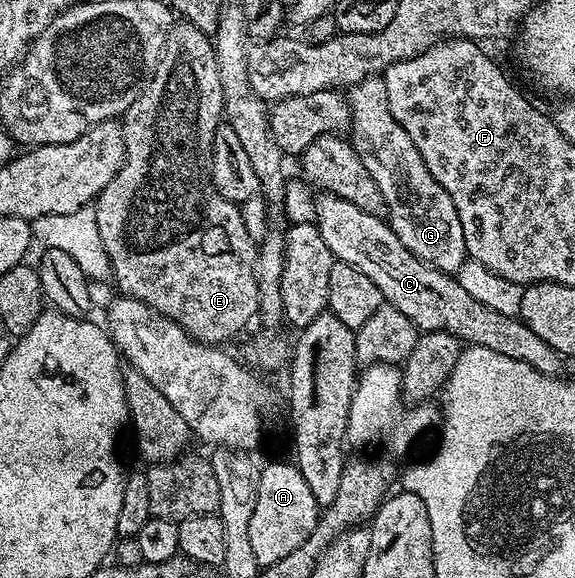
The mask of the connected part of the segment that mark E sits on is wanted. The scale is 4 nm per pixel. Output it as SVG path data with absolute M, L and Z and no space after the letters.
M177 22L172 25L165 39L165 49L161 57L157 59L157 68L149 77L149 83L141 89L141 92L131 102L131 106L123 113L121 124L121 138L125 142L125 161L111 182L97 196L92 205L95 214L95 222L99 228L99 238L103 238L103 250L107 250L109 259L109 270L112 283L117 283L117 292L122 296L130 296L139 302L143 302L159 315L173 320L185 331L188 336L201 344L212 344L214 346L224 345L224 340L237 336L249 324L252 316L258 315L257 302L259 292L257 290L257 279L255 278L255 262L257 261L258 241L247 234L247 226L243 226L243 218L238 205L232 200L223 198L223 194L217 192L211 175L211 161L213 159L213 138L215 130L223 122L225 111L225 95L219 82L219 66L217 65L217 51L213 48L213 41L210 33L199 30L199 26L191 26L184 22Z

